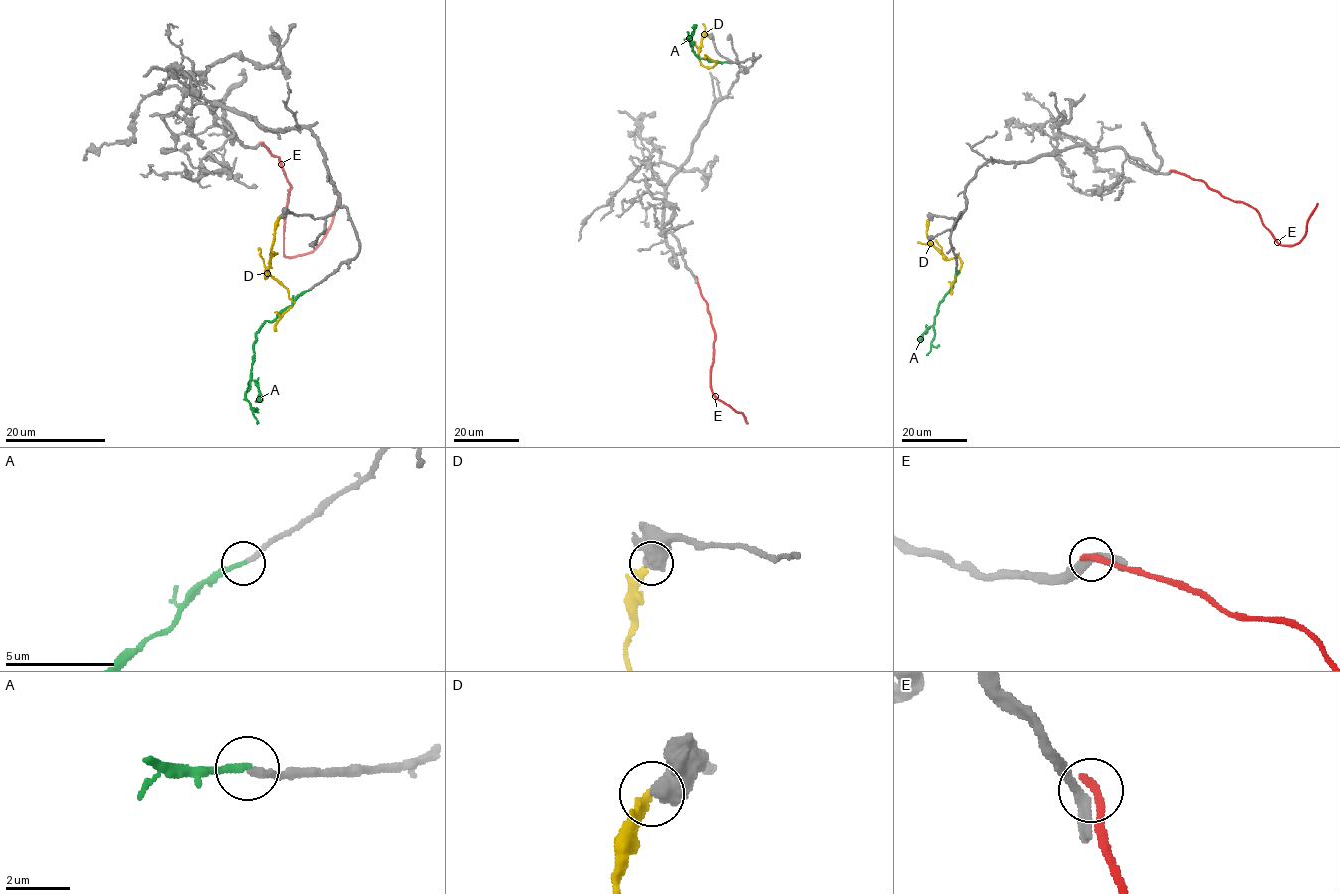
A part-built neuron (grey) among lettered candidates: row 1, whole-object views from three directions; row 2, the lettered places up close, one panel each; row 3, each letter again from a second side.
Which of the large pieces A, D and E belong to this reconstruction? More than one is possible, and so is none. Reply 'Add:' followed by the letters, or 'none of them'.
Add: A

